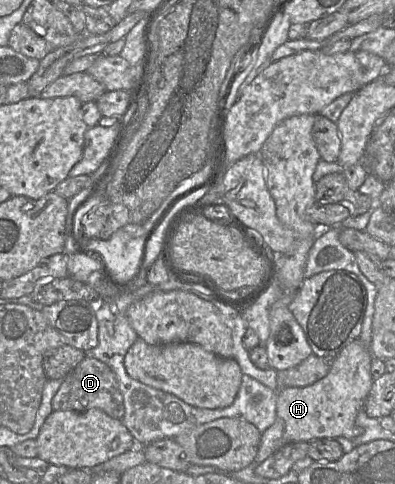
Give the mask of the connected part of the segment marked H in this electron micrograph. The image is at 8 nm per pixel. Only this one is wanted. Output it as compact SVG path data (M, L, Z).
M356 339L331 360L328 374L319 381L305 387L285 387L277 391L276 420L261 433L255 457L257 465L290 443L339 437L352 440L356 416L364 408L373 381L370 371L373 357L368 348Z

